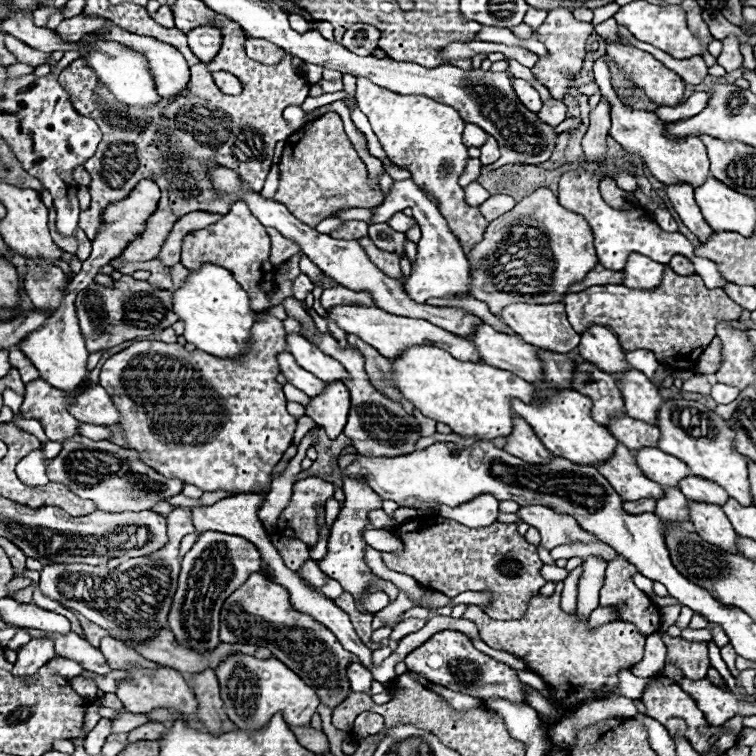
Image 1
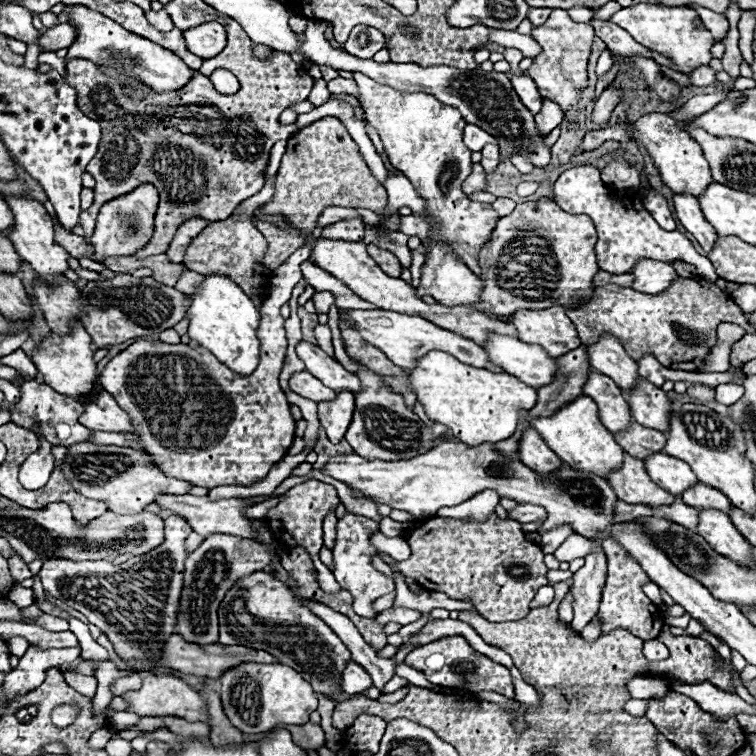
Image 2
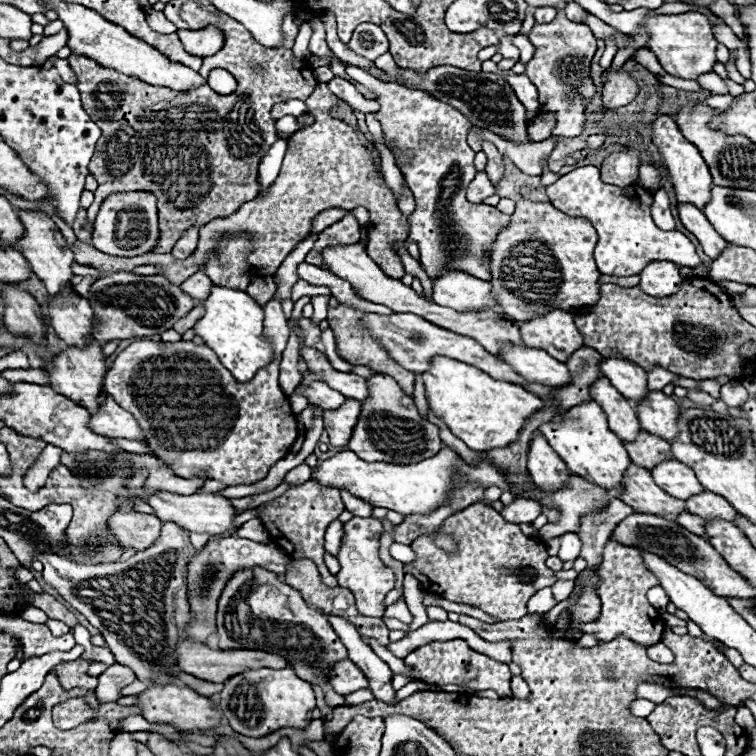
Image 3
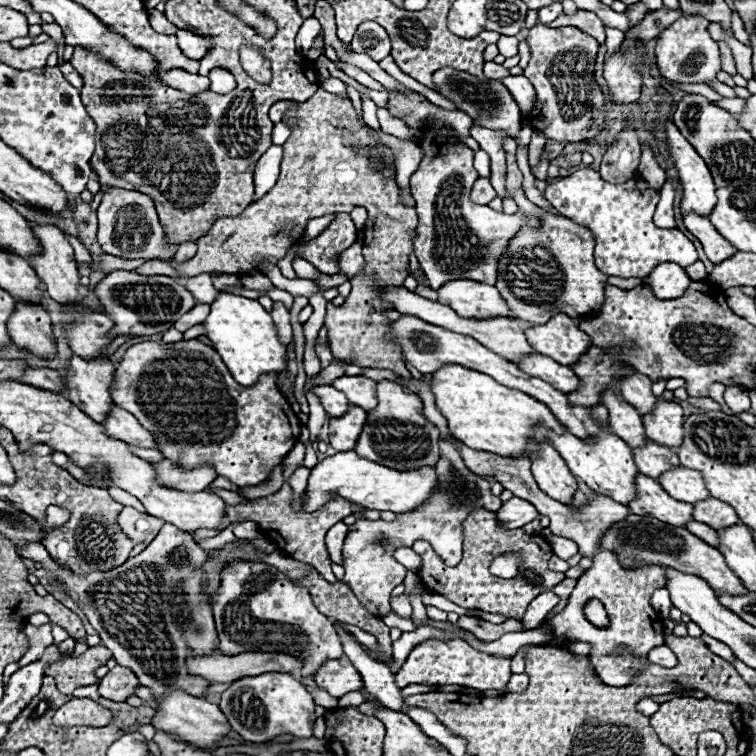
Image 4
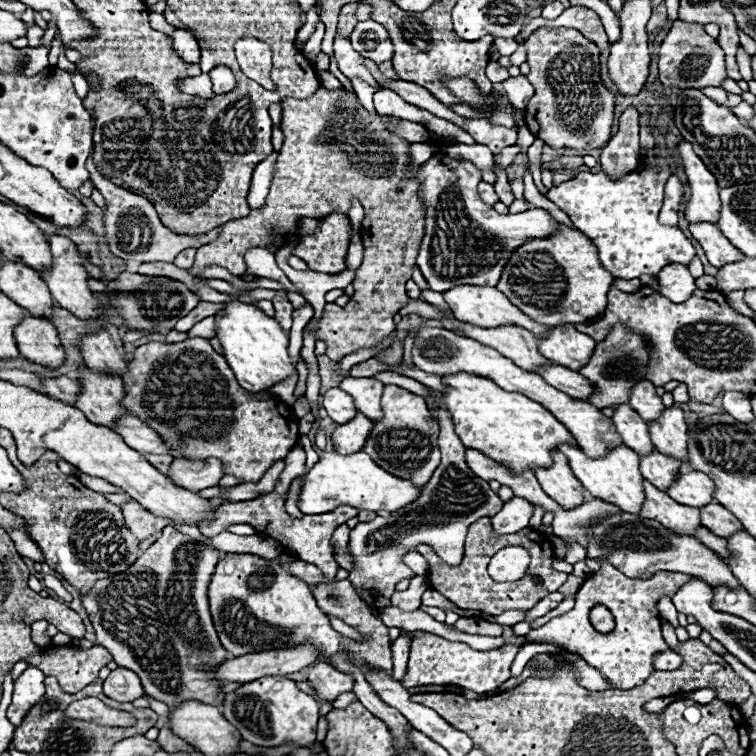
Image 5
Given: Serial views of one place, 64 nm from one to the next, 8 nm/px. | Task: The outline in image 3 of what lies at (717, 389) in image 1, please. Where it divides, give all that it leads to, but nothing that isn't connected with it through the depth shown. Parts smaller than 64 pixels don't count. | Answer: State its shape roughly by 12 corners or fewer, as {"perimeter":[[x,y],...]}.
{"perimeter":[[738,382],[720,388],[720,400],[738,408],[748,392]]}

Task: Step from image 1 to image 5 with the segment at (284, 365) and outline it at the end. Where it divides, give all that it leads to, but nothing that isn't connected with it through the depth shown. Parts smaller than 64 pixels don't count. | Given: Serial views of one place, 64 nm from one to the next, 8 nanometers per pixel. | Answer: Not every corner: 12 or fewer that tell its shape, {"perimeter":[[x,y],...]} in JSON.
{"perimeter":[[340,390],[324,392],[328,416],[340,424],[356,414],[352,398]]}

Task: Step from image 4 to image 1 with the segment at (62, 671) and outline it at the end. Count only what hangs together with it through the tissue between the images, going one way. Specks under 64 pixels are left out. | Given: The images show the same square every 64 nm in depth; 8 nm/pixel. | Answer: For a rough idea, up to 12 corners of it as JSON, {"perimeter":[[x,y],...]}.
{"perimeter":[[72,678],[70,686],[88,700],[96,698],[96,684],[86,678]]}

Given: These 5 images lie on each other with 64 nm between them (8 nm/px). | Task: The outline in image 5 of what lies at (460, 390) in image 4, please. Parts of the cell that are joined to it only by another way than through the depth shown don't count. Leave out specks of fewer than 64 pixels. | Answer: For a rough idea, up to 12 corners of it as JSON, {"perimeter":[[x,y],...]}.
{"perimeter":[[442,376],[462,444],[514,472],[576,442],[490,378]]}

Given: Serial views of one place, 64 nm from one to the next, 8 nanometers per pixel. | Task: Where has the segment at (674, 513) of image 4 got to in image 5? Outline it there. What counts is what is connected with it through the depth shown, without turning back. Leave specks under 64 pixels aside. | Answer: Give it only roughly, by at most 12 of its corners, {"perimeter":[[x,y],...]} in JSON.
{"perimeter":[[644,480],[642,518],[678,534],[700,526],[698,508],[678,504]]}

